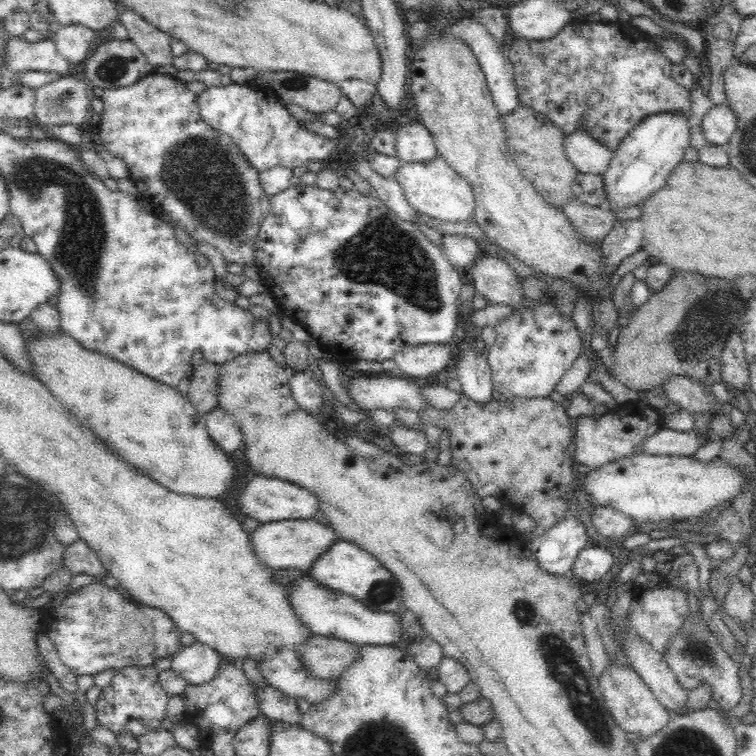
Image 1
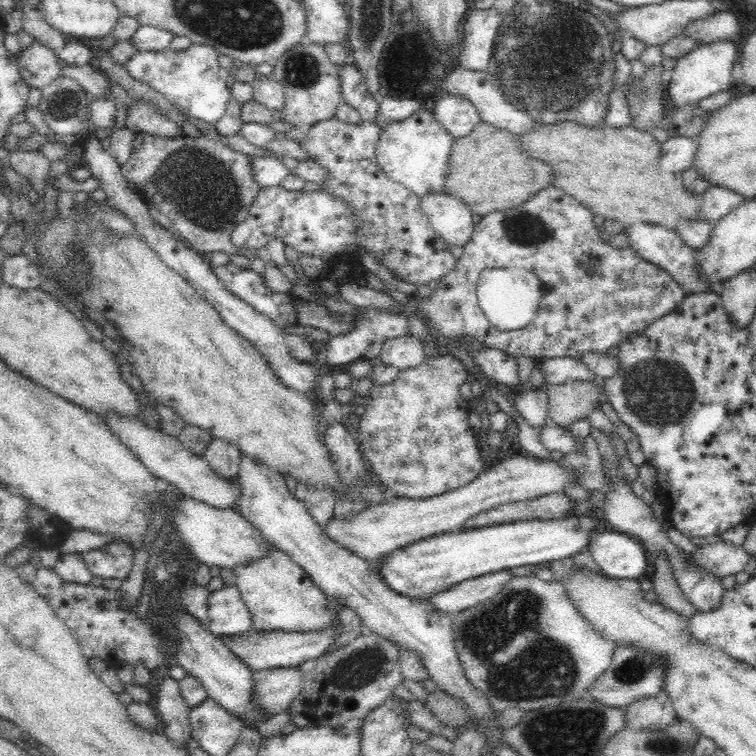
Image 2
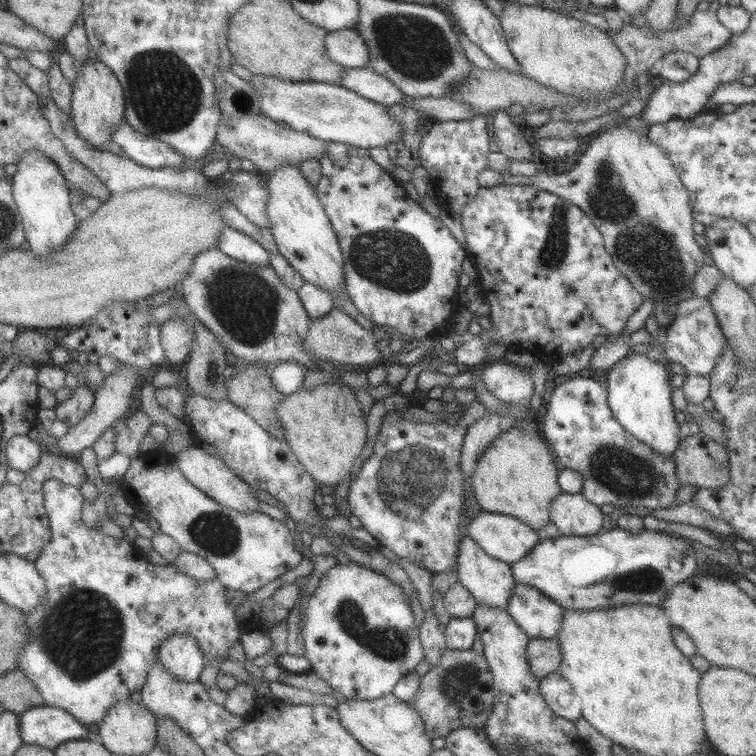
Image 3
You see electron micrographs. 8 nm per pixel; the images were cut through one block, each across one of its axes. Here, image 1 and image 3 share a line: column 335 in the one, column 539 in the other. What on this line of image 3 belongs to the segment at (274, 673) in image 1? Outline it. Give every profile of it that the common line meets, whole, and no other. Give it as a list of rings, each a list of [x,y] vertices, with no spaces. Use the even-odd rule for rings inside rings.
[[[553,672],[539,680],[539,694],[553,710],[553,714],[561,716],[563,720],[575,722],[581,718],[579,698],[573,694],[571,684],[559,672]]]

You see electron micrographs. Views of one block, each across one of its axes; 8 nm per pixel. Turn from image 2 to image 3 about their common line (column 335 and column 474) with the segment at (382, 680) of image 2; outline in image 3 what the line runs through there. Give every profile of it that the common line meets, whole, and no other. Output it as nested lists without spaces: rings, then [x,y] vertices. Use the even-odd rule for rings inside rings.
[[[445,650],[437,664],[421,676],[417,694],[407,704],[419,712],[429,740],[447,738],[449,732],[457,728],[483,728],[487,724],[495,698],[491,684],[493,674],[485,656],[475,654],[473,650]]]

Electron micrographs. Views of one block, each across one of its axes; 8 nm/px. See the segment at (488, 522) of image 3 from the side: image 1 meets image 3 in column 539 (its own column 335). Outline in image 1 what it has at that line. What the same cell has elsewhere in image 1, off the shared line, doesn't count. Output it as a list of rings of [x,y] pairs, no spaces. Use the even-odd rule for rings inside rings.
[[[284,520],[284,522],[272,522],[272,524],[260,524],[252,536],[252,548],[256,558],[272,568],[274,572],[280,570],[304,570],[308,572],[312,562],[322,554],[328,552],[328,548],[338,542],[338,536],[334,528],[322,526],[320,522],[314,520]]]

